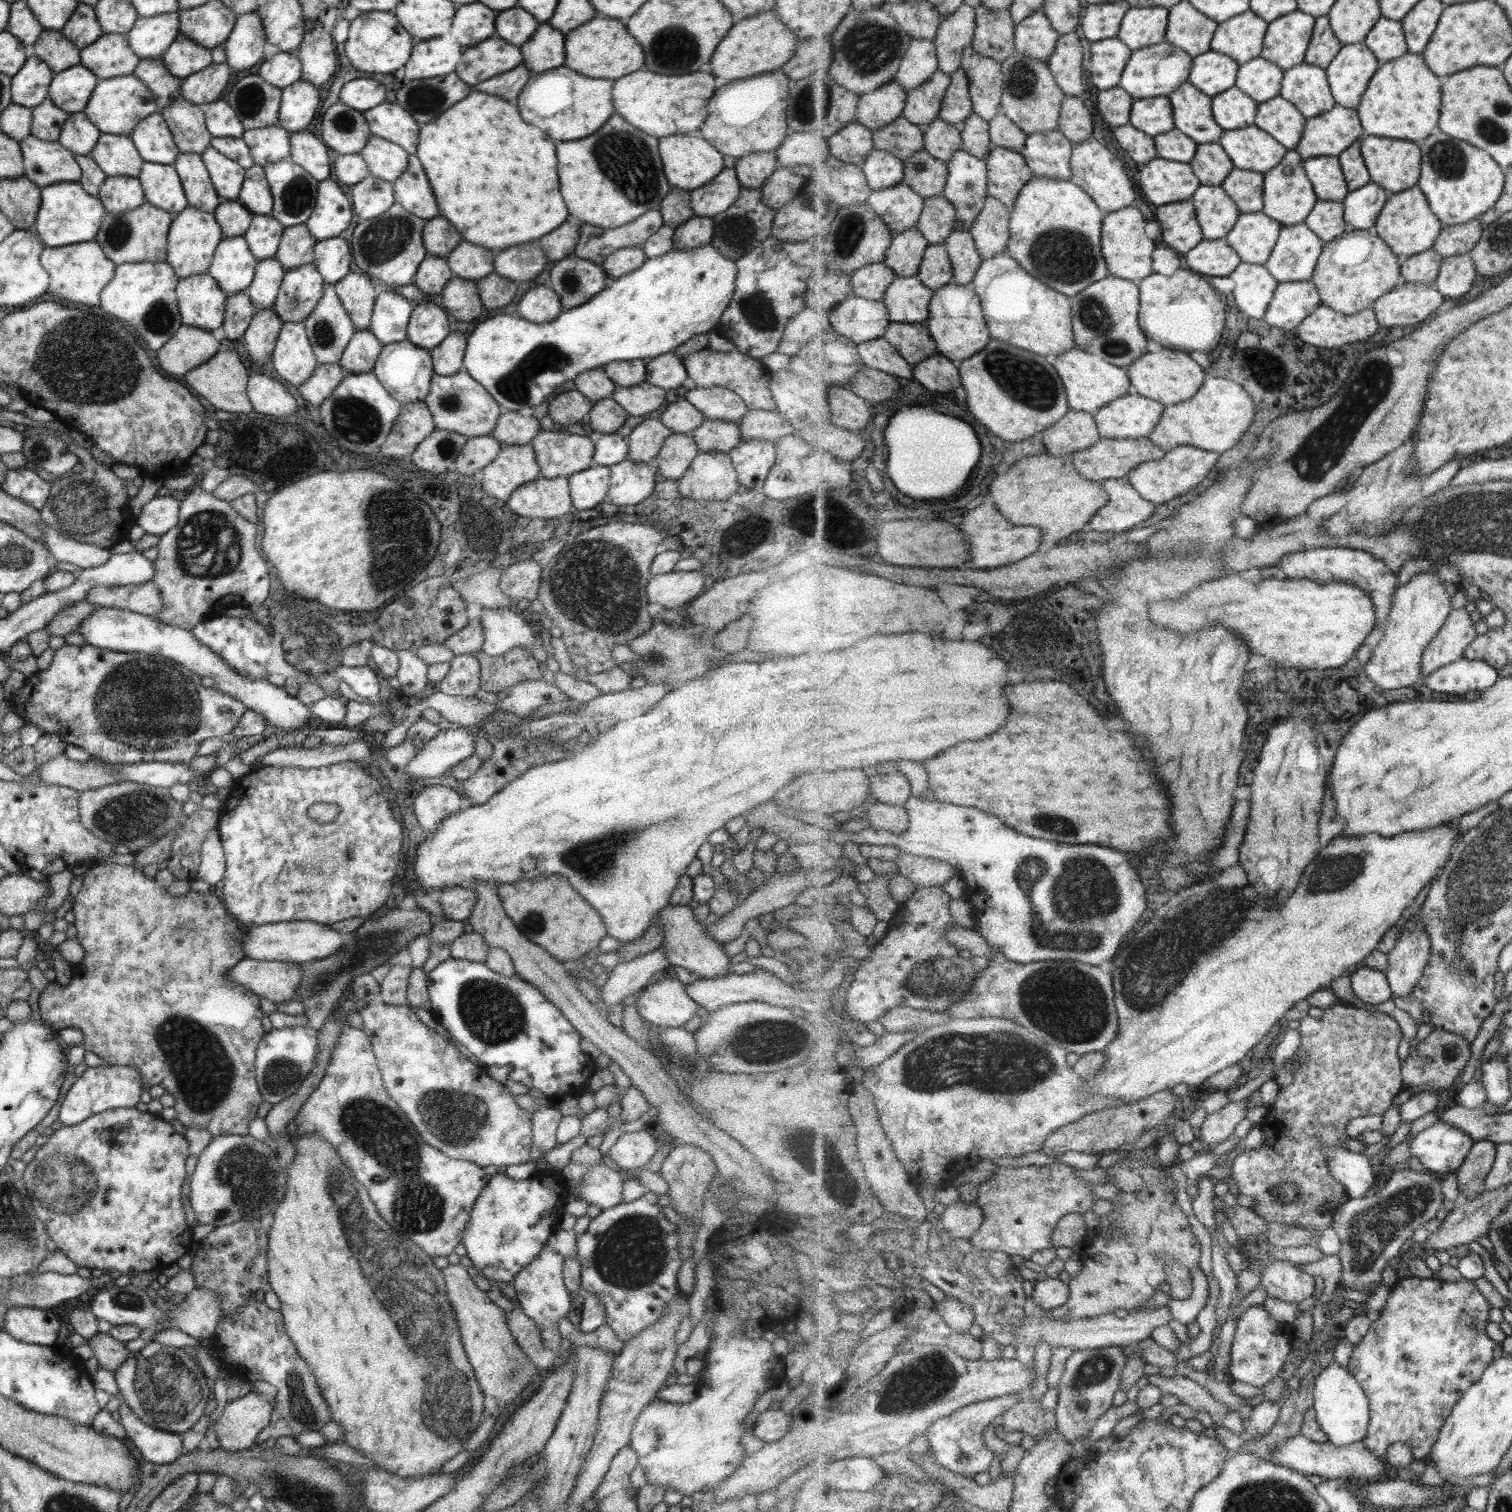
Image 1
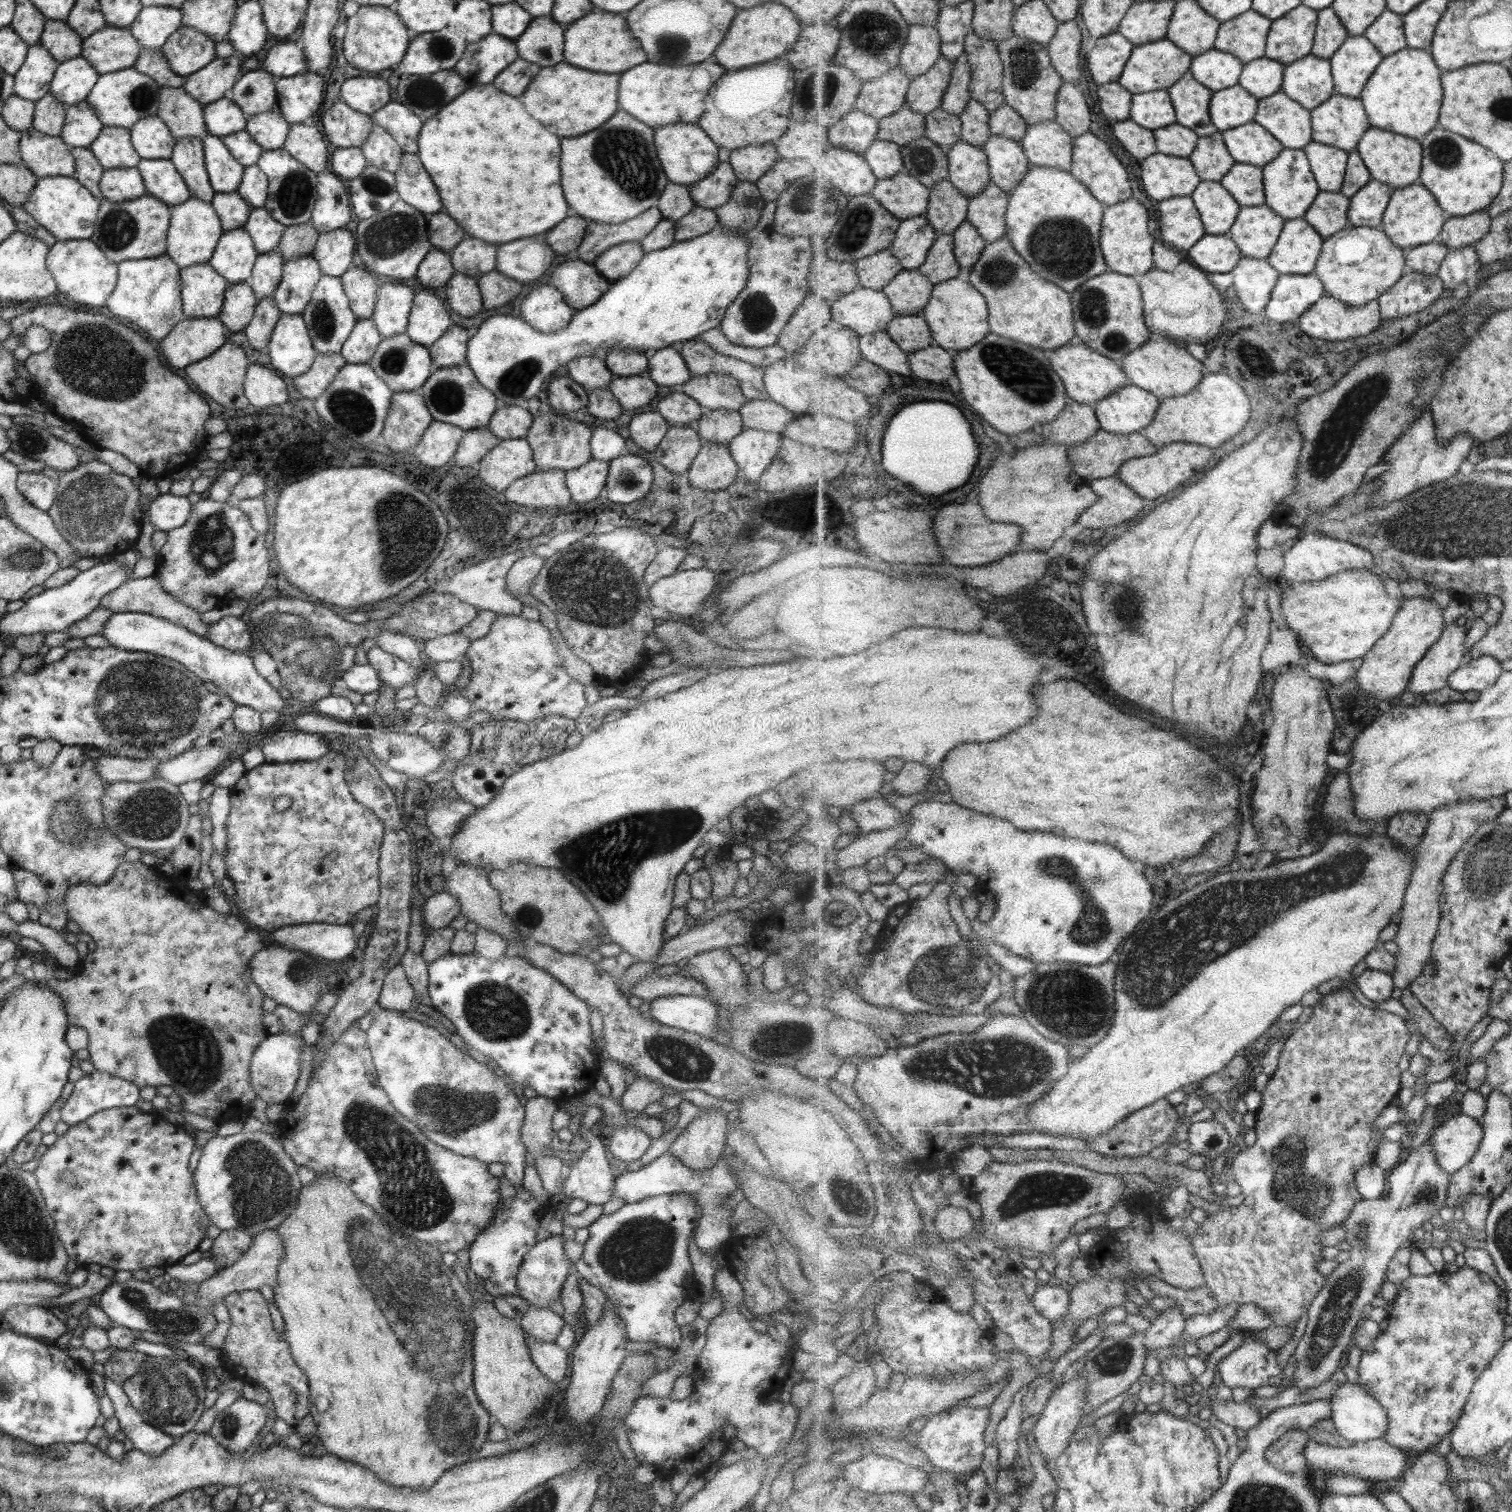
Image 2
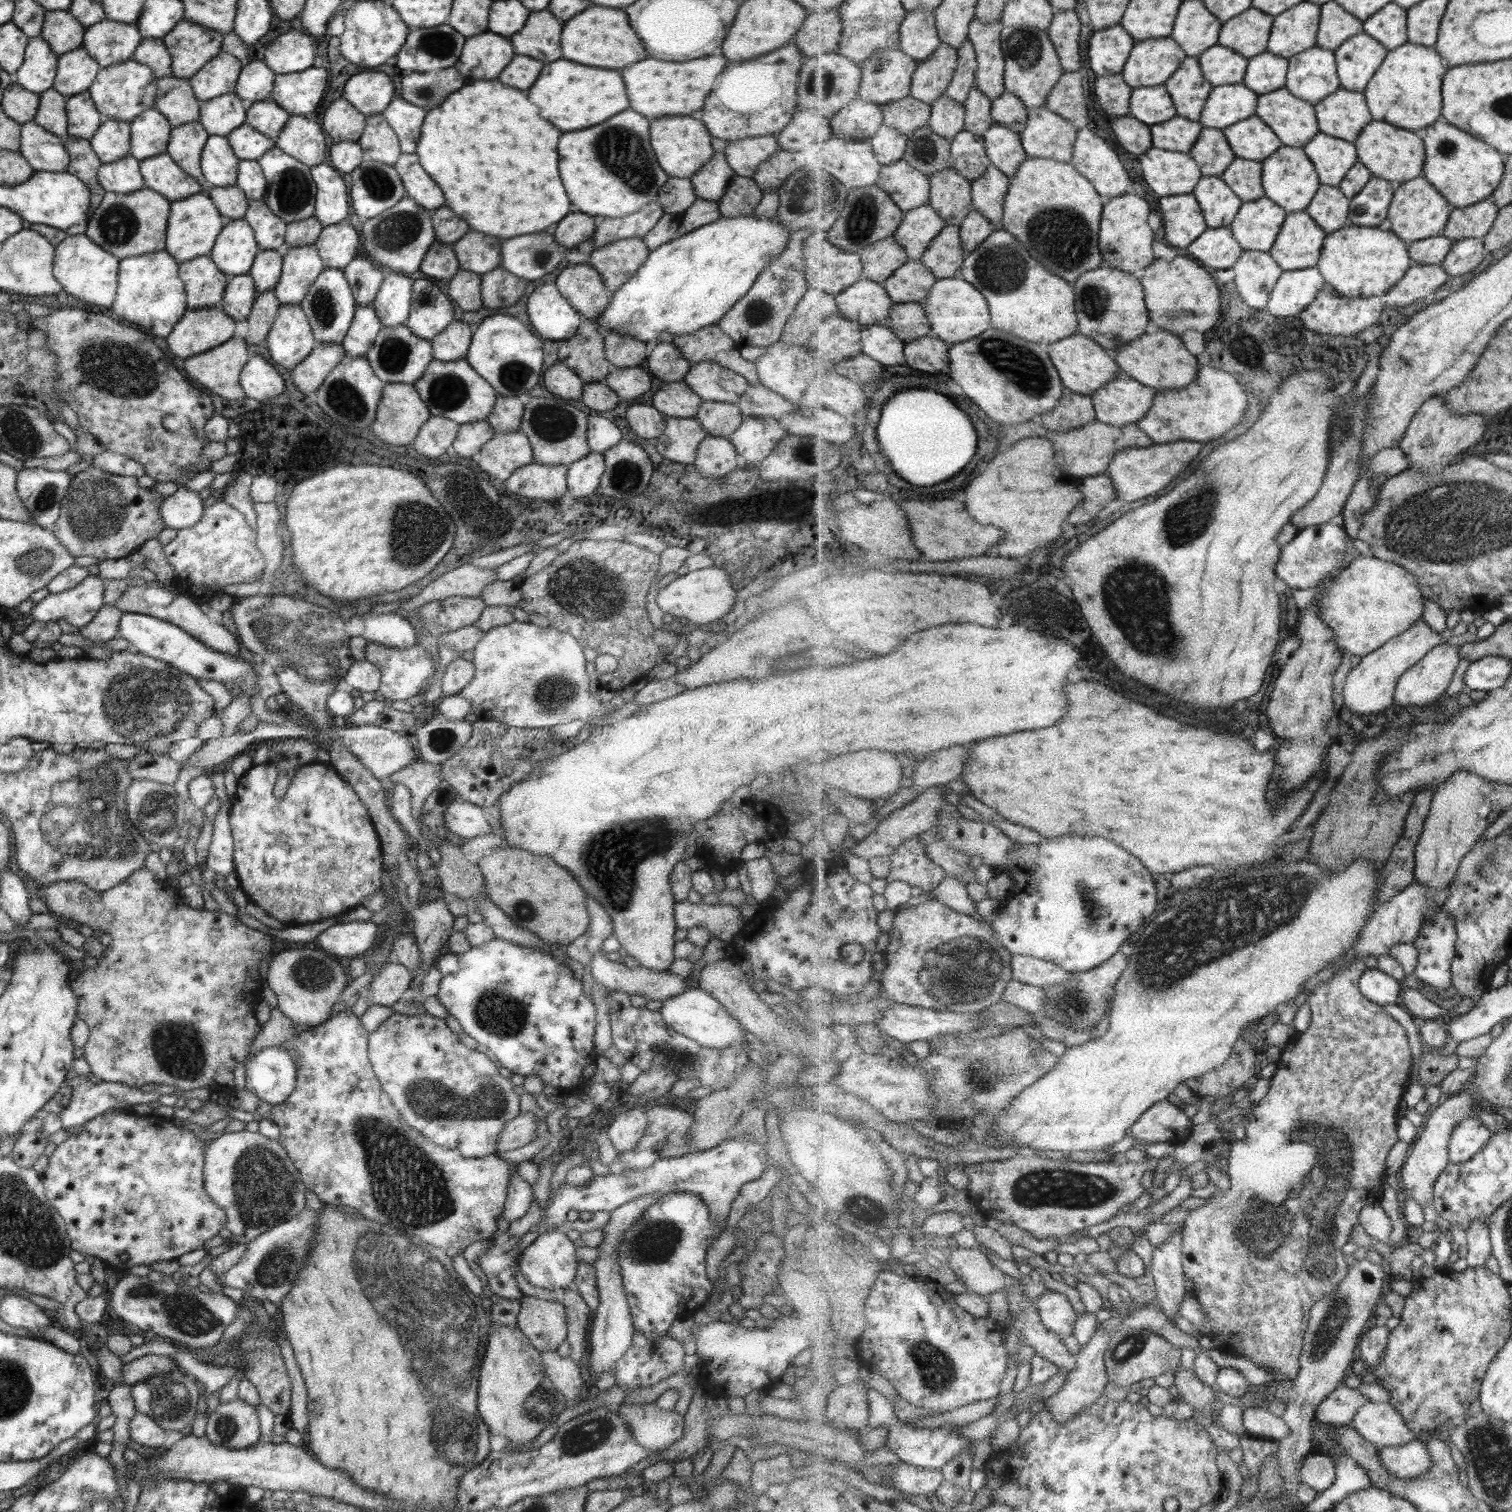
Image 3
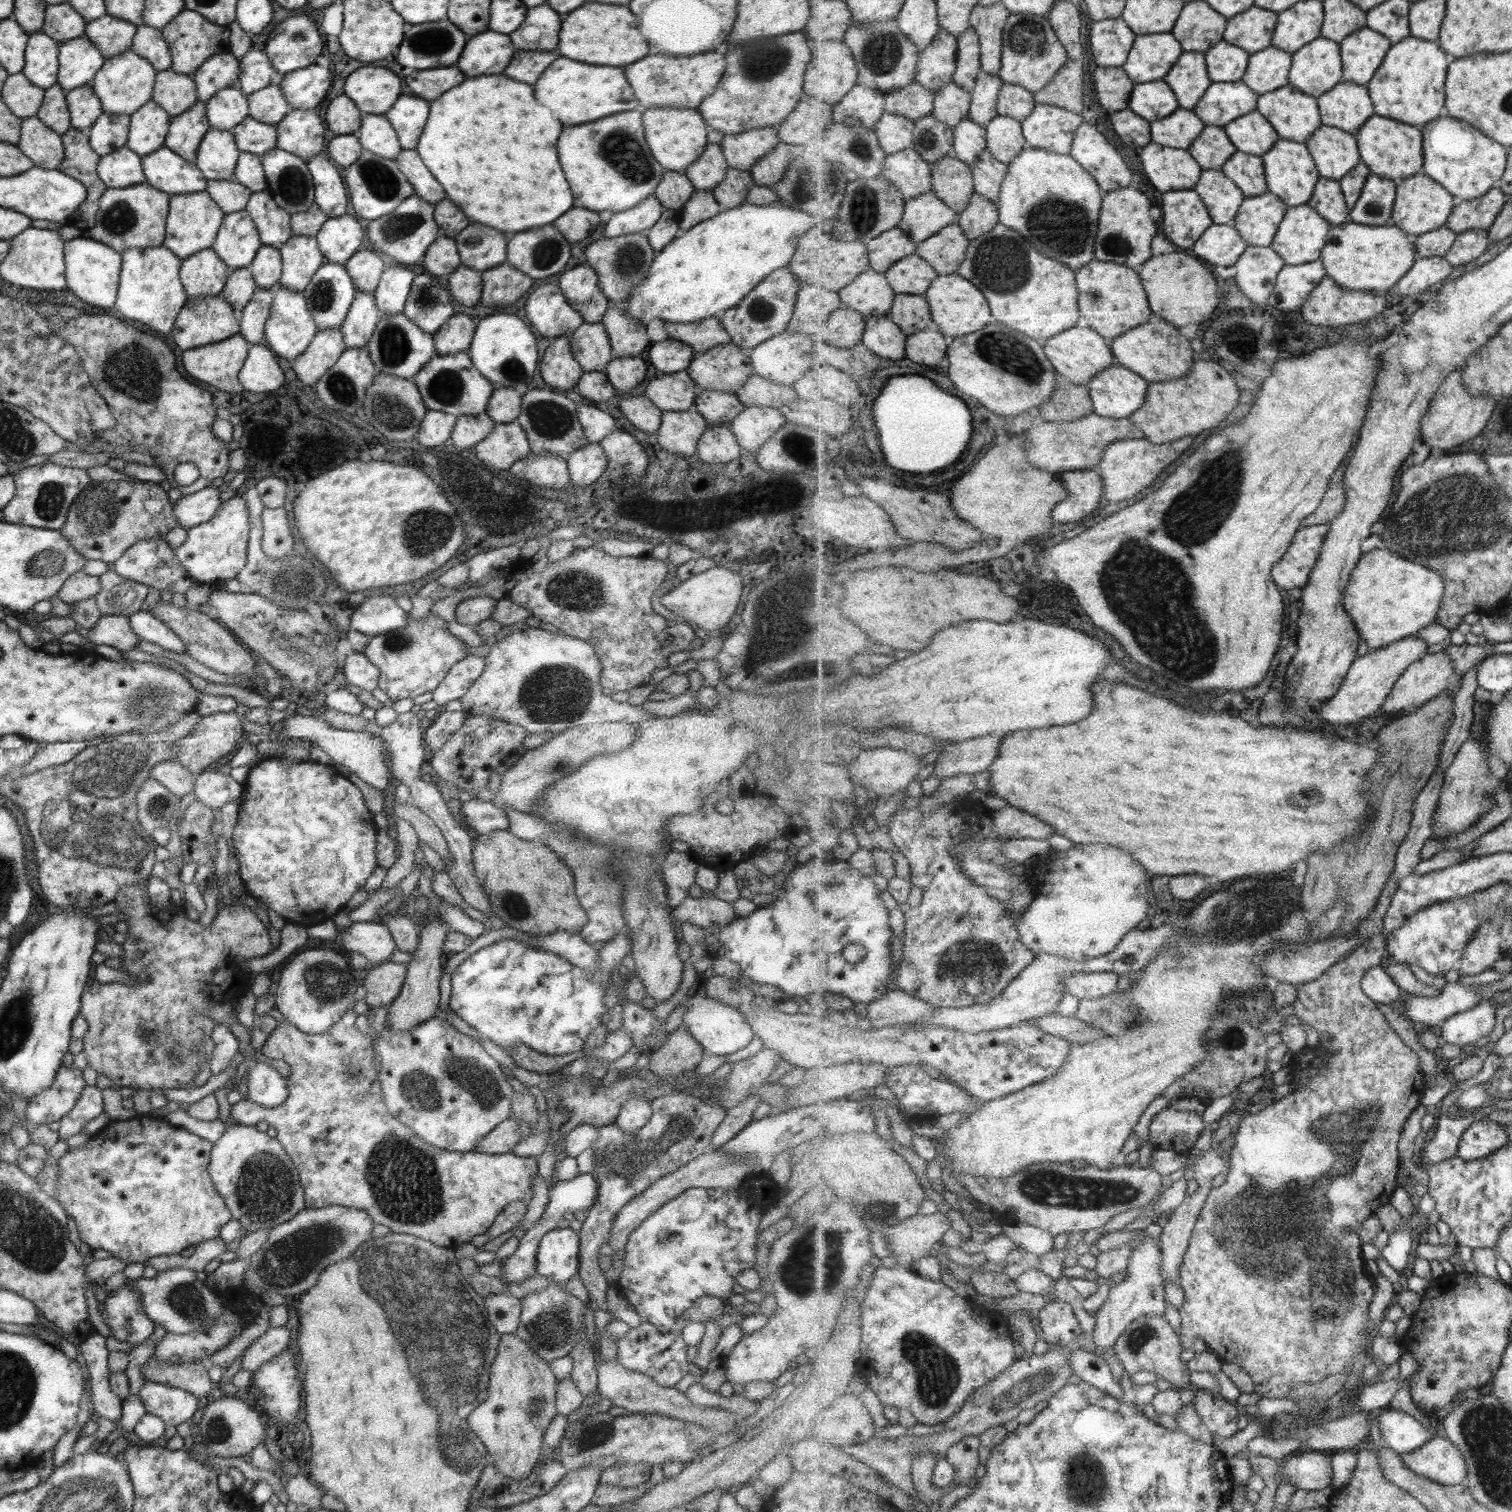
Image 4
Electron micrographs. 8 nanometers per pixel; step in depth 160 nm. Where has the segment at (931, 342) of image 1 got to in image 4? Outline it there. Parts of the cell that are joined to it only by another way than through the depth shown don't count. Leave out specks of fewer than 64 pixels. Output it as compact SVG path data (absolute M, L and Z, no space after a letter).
M896 294L889 315L904 329L907 336L919 331L938 328L933 320L930 304L926 295L923 294Z

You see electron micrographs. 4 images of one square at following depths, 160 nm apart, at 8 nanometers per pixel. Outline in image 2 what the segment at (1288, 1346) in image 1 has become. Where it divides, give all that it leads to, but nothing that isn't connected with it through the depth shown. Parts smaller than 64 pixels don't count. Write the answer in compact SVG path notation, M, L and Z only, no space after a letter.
M1247 1335L1240 1346L1217 1363L1215 1370L1229 1389L1239 1387L1253 1392L1260 1386L1278 1387L1283 1382L1283 1372L1277 1364L1277 1354L1277 1349L1269 1348L1264 1341L1255 1338L1254 1335Z

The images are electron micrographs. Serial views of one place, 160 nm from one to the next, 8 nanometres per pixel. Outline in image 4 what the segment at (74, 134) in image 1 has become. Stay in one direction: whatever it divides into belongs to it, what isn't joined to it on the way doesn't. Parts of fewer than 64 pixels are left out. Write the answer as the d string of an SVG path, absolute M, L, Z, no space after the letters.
M90 84L65 92L66 107L70 116L70 128L86 132L101 116L99 99Z

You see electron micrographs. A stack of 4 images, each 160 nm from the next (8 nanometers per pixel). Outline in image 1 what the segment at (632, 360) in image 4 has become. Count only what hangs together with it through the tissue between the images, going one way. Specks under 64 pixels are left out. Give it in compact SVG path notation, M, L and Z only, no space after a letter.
M643 381L627 388L615 386L610 397L628 416L643 416L666 404L665 393L662 388Z

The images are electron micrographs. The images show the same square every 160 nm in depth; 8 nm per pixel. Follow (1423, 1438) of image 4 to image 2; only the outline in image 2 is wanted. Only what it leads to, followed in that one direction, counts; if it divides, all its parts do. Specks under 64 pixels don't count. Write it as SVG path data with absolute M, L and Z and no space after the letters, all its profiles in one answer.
M1345 1381L1338 1384L1333 1395L1333 1416L1341 1436L1347 1440L1365 1442L1379 1440L1389 1434L1389 1412L1358 1384Z

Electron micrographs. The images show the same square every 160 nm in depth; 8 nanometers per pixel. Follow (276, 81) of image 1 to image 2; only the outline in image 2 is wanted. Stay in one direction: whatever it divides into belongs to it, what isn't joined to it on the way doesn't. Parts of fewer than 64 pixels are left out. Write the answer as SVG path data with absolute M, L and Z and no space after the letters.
M283 42L273 45L265 54L261 69L276 78L295 76L305 72L306 60L296 42Z

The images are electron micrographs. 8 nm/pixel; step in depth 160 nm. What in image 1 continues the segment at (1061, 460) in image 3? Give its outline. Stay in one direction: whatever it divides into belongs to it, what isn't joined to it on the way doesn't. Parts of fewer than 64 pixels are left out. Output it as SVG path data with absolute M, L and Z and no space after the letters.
M1101 437L1099 442L1091 448L1086 448L1073 452L1073 468L1079 472L1080 476L1087 480L1094 480L1097 483L1102 483L1109 479L1127 479L1135 468L1141 464L1161 460L1165 457L1163 449L1156 446L1149 437L1140 437L1137 439L1109 439Z

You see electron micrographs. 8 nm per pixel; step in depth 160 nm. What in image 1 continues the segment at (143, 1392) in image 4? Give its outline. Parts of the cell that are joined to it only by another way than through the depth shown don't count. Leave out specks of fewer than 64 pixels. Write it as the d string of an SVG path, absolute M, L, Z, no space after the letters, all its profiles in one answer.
M150 1340L141 1350L130 1352L113 1374L119 1397L143 1425L180 1435L203 1415L211 1393L191 1351L157 1341Z

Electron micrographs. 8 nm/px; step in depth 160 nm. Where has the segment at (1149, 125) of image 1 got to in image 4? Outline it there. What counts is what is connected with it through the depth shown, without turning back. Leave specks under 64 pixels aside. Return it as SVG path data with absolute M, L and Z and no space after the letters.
M1164 79L1137 83L1129 108L1149 122L1172 115L1180 107L1180 100Z

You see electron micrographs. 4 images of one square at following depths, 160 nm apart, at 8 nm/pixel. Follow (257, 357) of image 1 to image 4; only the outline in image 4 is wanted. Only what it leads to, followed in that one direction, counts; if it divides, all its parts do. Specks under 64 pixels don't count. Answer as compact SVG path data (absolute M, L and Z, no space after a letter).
M256 287L249 302L242 308L238 333L245 342L258 344L259 340L263 340L265 320L268 319L273 297L273 290Z

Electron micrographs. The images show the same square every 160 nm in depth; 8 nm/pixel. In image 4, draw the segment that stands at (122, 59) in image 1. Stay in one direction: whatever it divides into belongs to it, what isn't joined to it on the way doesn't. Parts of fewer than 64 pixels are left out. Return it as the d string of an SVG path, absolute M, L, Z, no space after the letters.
M105 14L86 22L83 35L107 59L130 50L135 31L135 25Z

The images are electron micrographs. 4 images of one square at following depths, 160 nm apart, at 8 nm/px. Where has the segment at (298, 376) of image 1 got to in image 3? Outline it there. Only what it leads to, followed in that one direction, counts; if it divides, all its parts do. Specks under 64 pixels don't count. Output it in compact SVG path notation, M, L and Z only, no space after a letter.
M280 304L277 316L264 338L272 364L291 371L316 345L302 308Z

